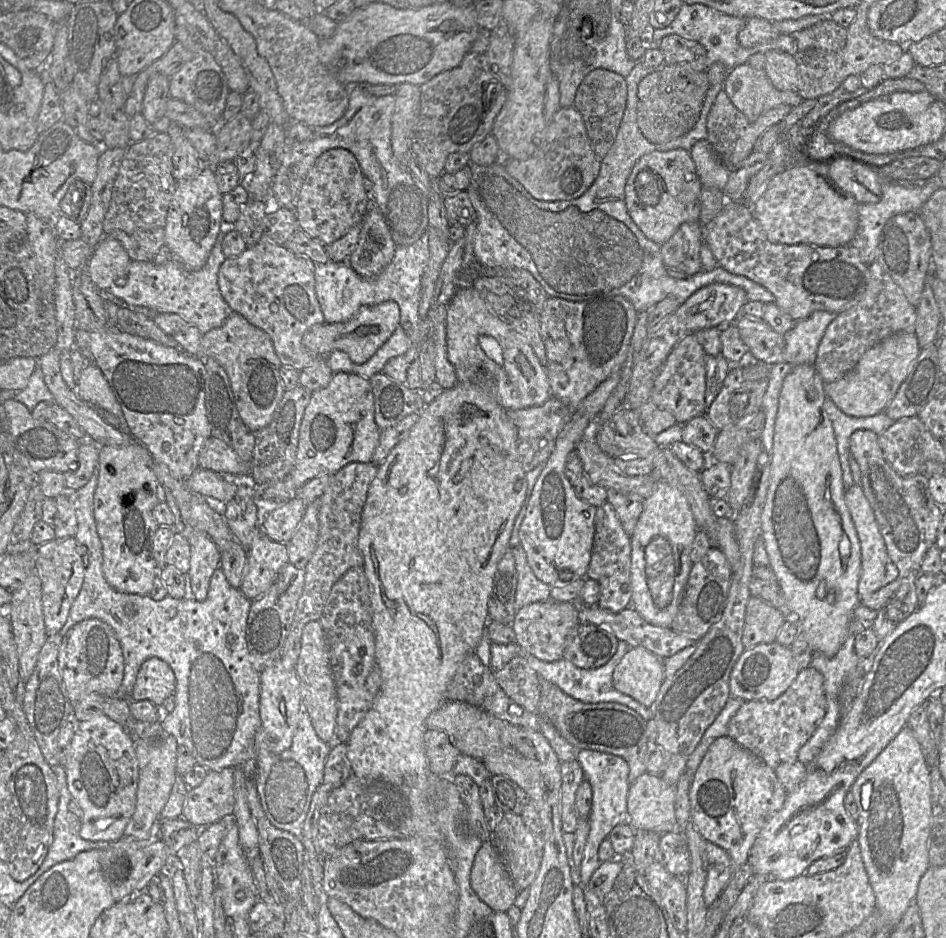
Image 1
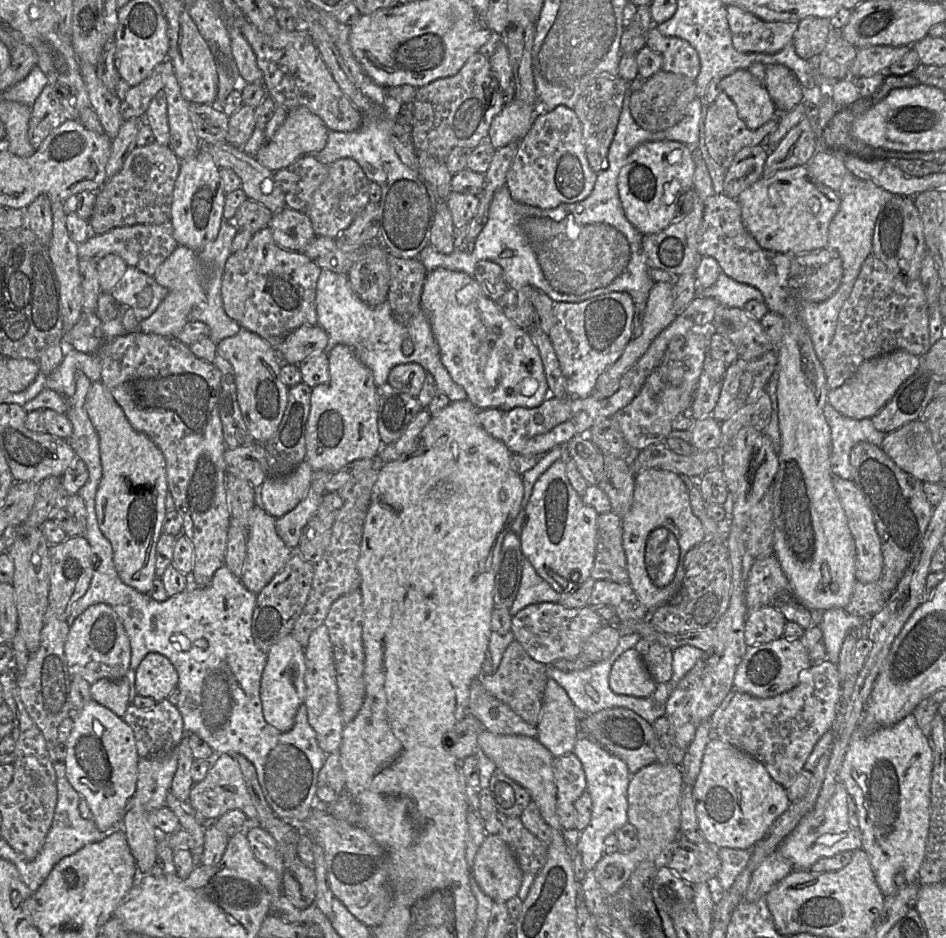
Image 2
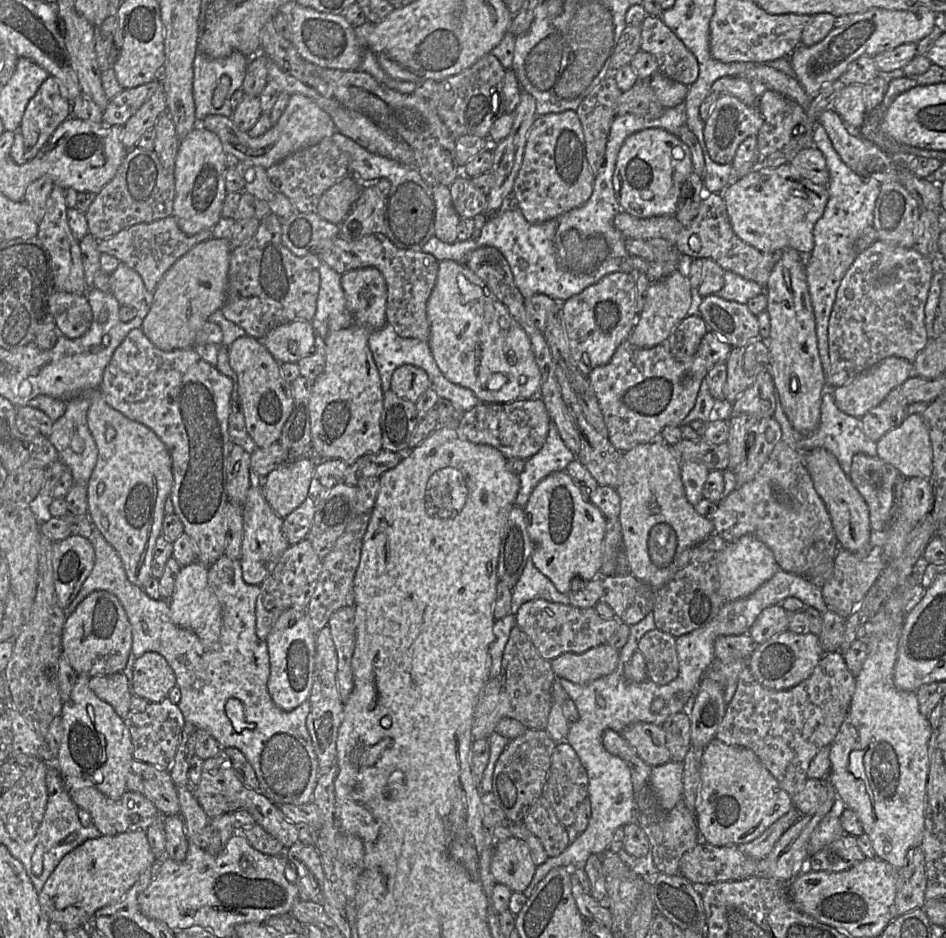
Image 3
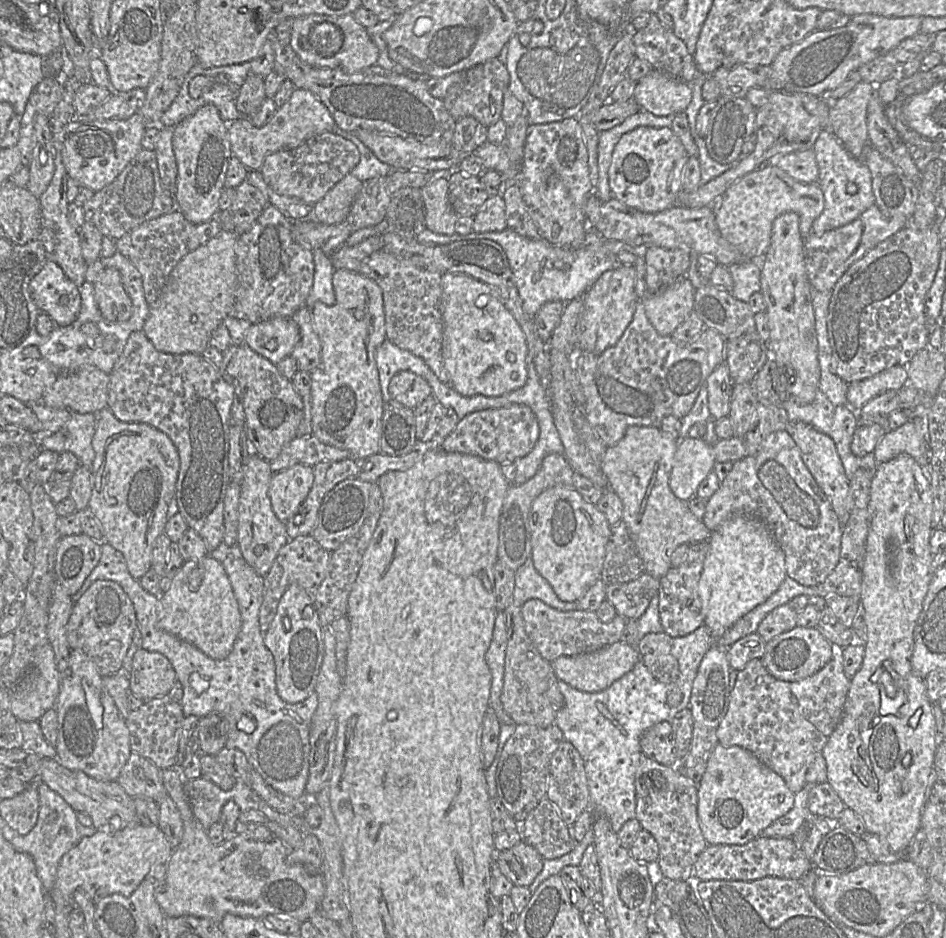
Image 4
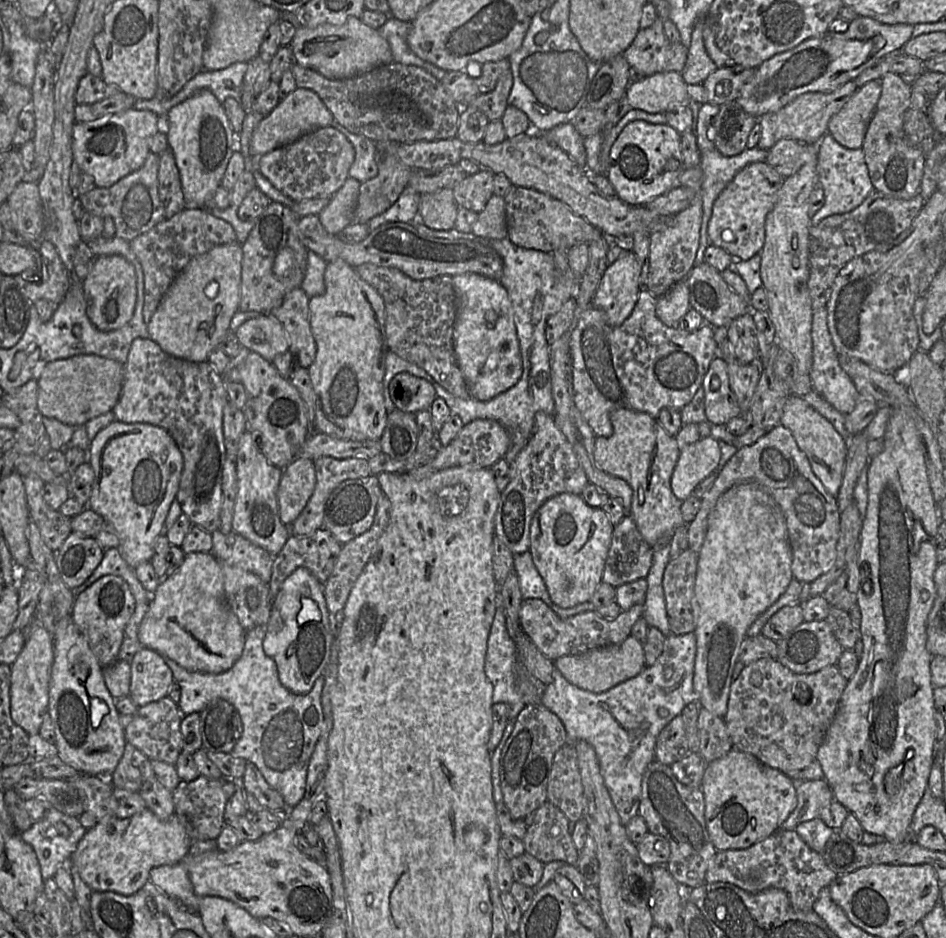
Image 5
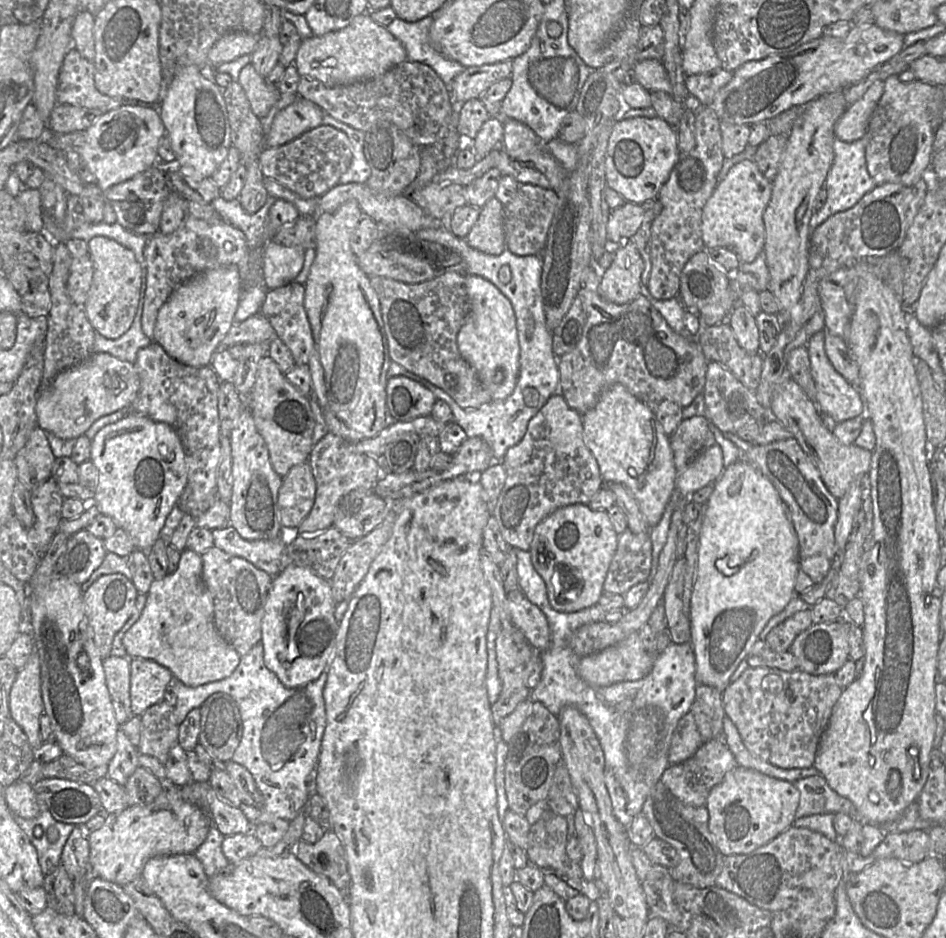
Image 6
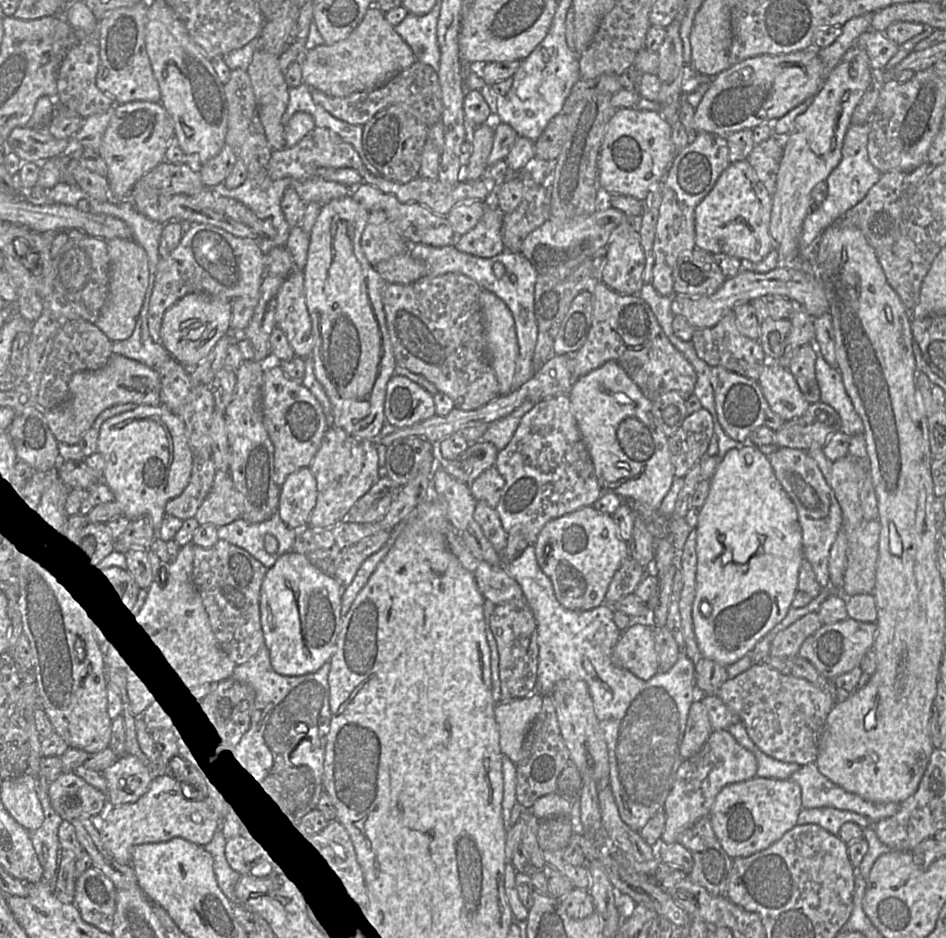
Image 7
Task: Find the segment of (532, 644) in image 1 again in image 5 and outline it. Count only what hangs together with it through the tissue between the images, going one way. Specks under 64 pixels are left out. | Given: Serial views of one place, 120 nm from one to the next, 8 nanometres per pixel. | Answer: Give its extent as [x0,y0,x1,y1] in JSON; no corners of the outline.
[519,599,644,661]

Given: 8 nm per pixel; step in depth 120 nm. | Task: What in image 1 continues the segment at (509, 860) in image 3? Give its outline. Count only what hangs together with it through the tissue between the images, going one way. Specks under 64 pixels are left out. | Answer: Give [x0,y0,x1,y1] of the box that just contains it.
[470,841,518,912]

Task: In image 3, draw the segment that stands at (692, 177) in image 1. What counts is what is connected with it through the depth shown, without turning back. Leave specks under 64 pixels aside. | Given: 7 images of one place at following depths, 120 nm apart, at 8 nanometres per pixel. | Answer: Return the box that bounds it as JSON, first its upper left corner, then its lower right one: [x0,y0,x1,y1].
[612,128,693,218]

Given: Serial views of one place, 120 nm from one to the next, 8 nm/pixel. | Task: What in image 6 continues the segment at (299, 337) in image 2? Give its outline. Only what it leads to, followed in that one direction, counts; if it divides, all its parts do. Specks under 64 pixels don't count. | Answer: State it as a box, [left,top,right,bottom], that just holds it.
[218,313,276,350]

